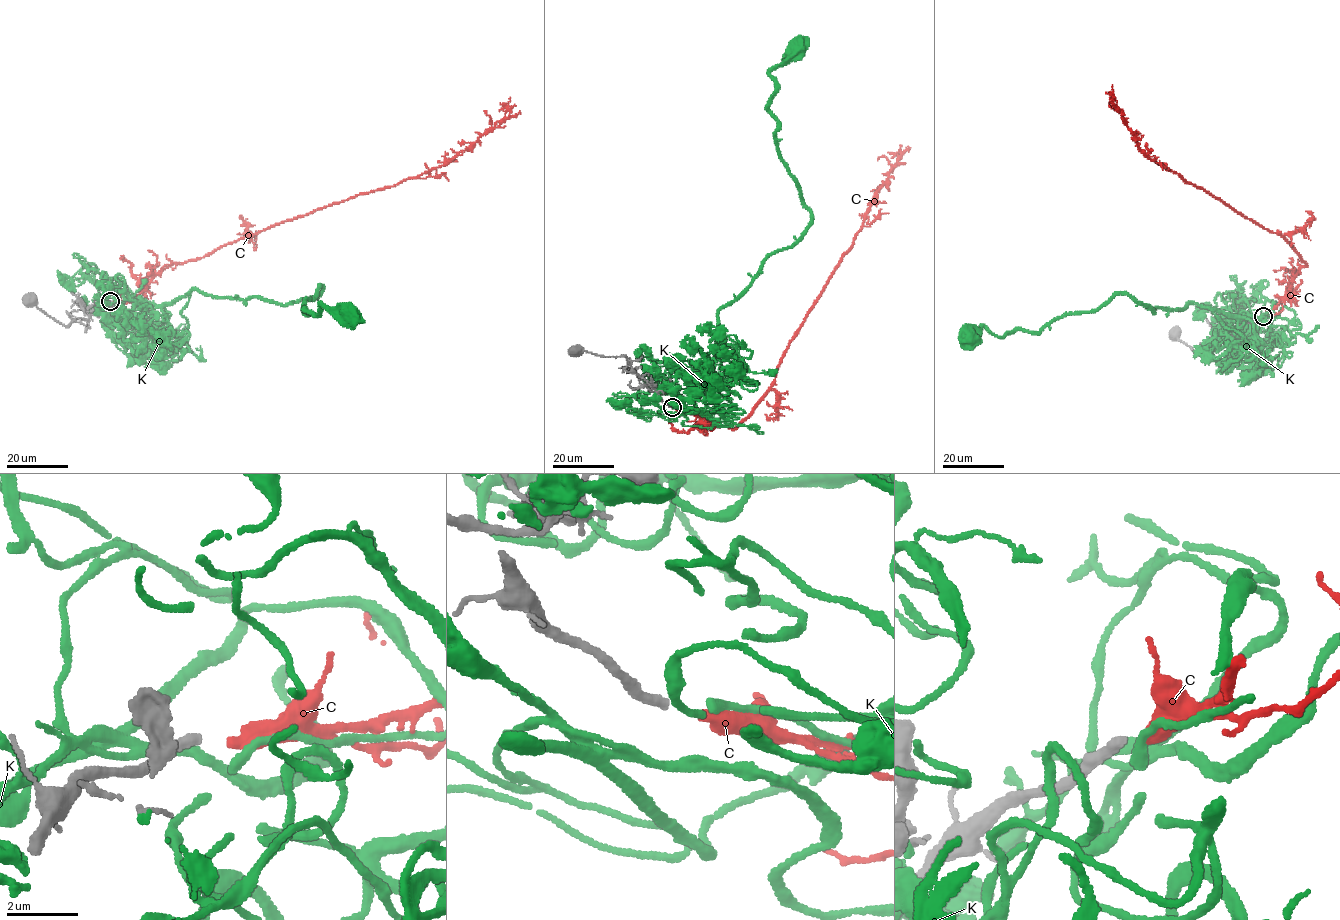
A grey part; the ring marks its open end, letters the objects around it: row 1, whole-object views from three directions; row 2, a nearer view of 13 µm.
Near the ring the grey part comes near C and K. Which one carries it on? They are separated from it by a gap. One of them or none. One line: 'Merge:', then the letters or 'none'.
Merge: C

